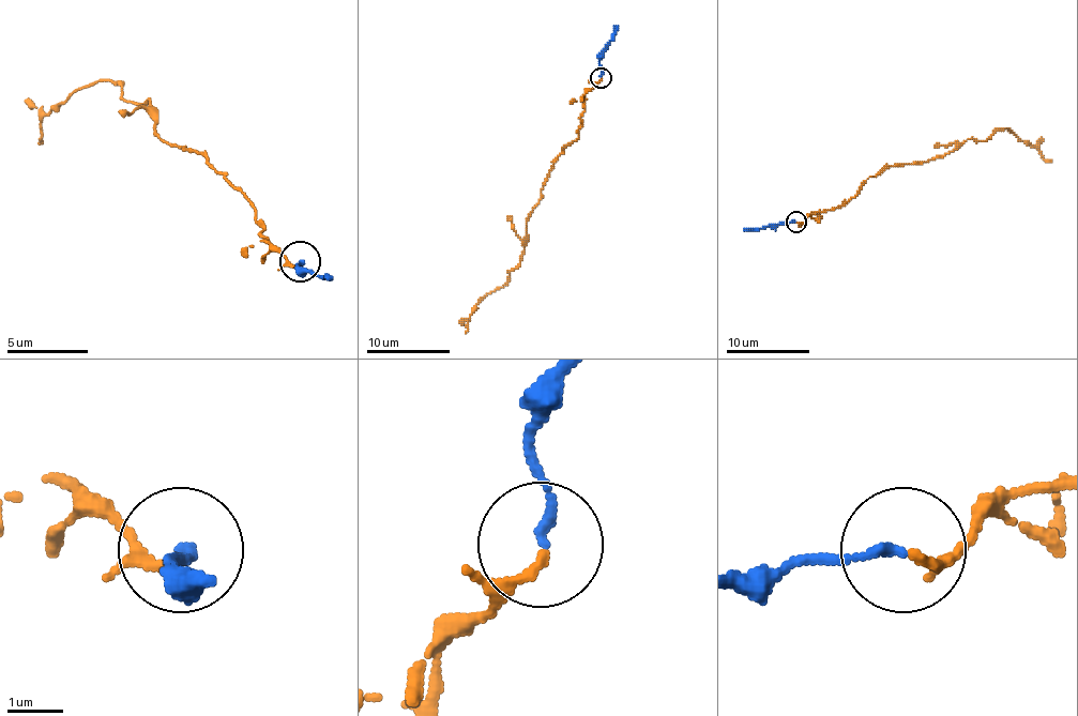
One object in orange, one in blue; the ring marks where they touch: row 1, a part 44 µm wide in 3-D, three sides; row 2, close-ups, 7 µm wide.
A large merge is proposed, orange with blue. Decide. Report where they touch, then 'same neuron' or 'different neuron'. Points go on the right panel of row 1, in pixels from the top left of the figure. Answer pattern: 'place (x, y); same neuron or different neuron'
place (795, 222); same neuron

